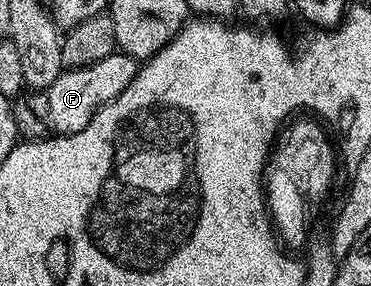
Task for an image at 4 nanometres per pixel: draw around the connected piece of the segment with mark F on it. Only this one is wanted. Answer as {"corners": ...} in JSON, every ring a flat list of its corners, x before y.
{"corners":[[123,52,106,56,106,60,98,60,98,64,73,70,65,68,46,92,50,100,51,129,60,136,82,132,82,128,86,128,86,124,94,120,94,116,103,106,110,104,118,96,122,96,126,88,130,88,137,69,137,59]]}

